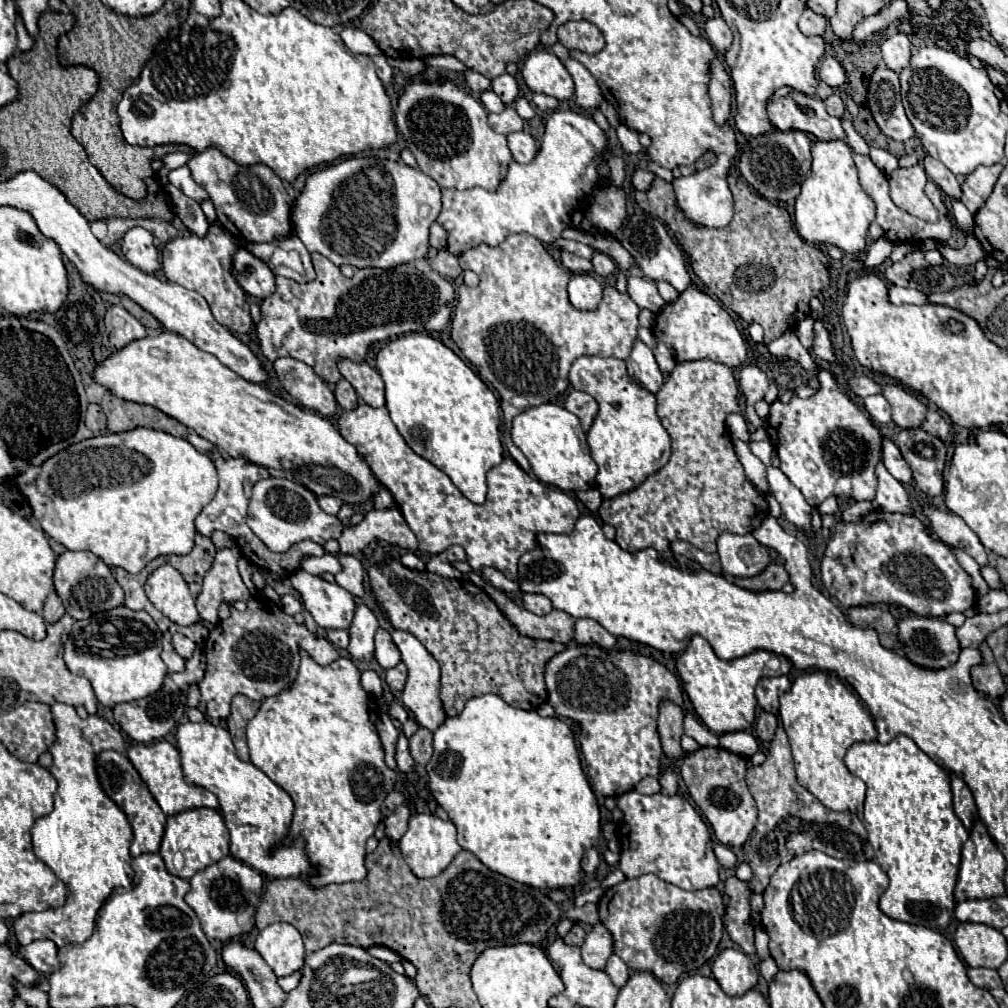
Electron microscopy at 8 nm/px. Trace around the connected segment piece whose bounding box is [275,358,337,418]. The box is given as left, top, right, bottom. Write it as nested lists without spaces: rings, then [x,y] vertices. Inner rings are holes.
[[[281,358],[275,362],[275,370],[285,390],[305,408],[321,414],[323,418],[333,418],[337,414],[337,400],[331,388],[307,364]],[[289,370],[295,370],[291,380],[285,376]]]

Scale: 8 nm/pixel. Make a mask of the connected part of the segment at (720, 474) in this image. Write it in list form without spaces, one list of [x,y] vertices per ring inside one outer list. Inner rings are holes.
[[[693,360],[679,362],[675,370],[667,376],[663,388],[657,396],[657,416],[665,430],[671,436],[671,460],[659,472],[651,474],[639,488],[633,492],[621,494],[613,500],[603,500],[599,508],[599,516],[605,524],[615,526],[617,538],[615,542],[627,552],[639,552],[645,548],[655,548],[659,552],[667,550],[675,540],[687,540],[703,552],[711,552],[715,540],[723,532],[731,534],[747,534],[753,532],[767,516],[769,506],[765,496],[751,484],[745,476],[743,466],[733,450],[733,440],[727,432],[725,418],[731,412],[739,412],[737,404],[737,380],[733,370],[725,364],[717,364],[711,360]]]

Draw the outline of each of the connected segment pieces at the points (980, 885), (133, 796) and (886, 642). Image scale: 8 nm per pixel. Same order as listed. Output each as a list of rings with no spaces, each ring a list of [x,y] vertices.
[[[975,818],[973,828],[969,832],[969,840],[963,844],[963,852],[961,852],[961,868],[959,868],[959,876],[957,876],[957,886],[955,886],[955,900],[963,902],[967,898],[997,898],[1005,894],[1005,884],[1003,884],[1003,876],[1005,876],[1005,858],[999,852],[999,848],[995,846],[995,842],[991,840],[985,824]]]
[[[103,750],[97,754],[97,776],[103,792],[125,812],[131,828],[133,828],[133,840],[131,840],[131,856],[139,856],[143,852],[157,852],[163,832],[165,832],[165,814],[161,812],[159,804],[153,800],[151,792],[147,790],[145,782],[141,780],[139,772],[133,768],[129,758],[115,750]]]
[[[855,606],[845,612],[847,622],[857,628],[873,628],[879,634],[879,642],[889,650],[899,652],[901,644],[897,640],[897,624],[889,610],[879,606]]]

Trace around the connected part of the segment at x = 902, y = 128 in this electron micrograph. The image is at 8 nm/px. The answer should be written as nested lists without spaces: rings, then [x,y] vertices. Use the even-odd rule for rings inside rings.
[[[877,66],[869,82],[869,110],[879,124],[881,132],[893,140],[905,142],[915,136],[911,122],[905,116],[901,94],[899,94],[899,74],[887,66]]]

